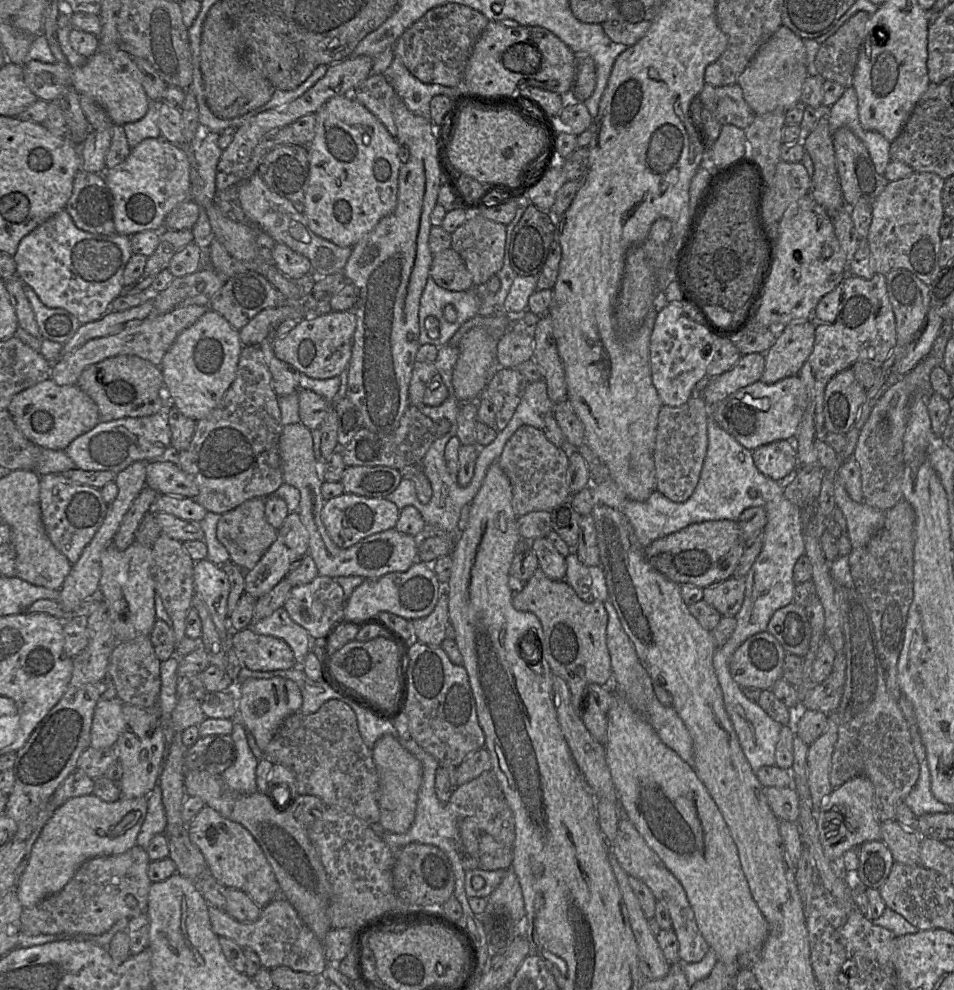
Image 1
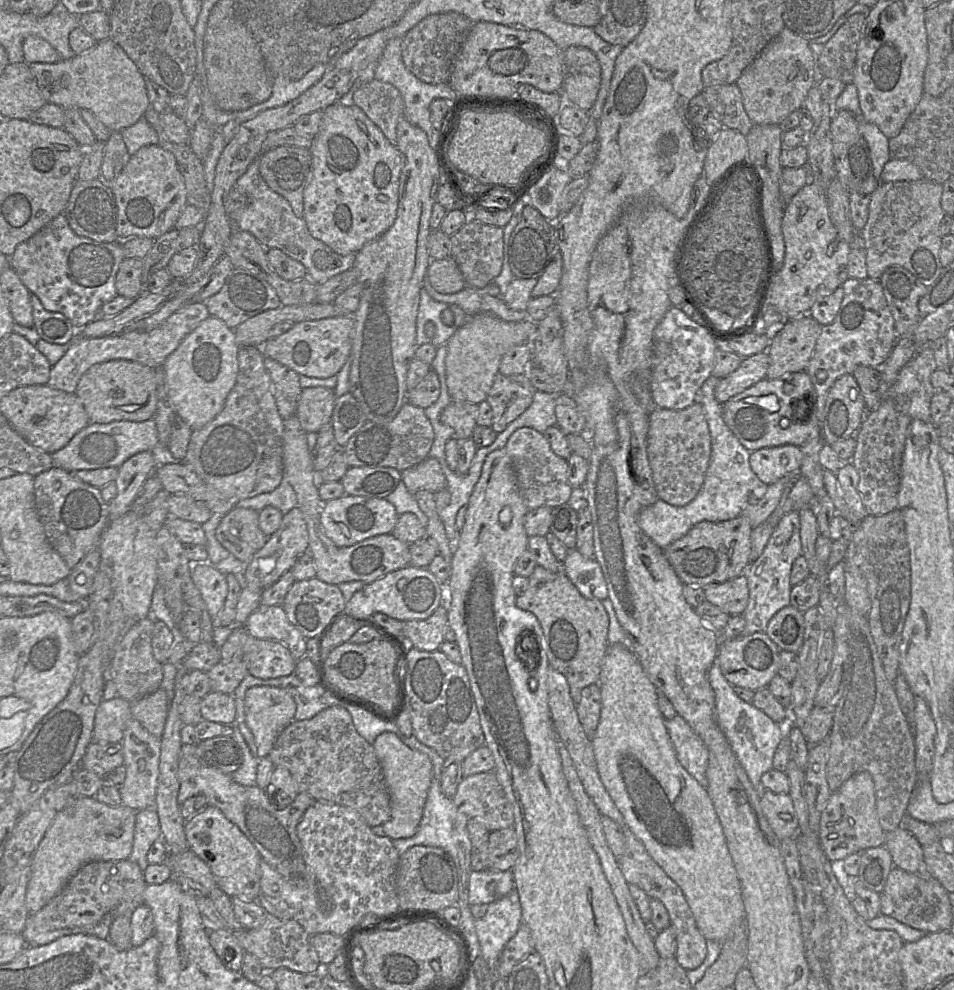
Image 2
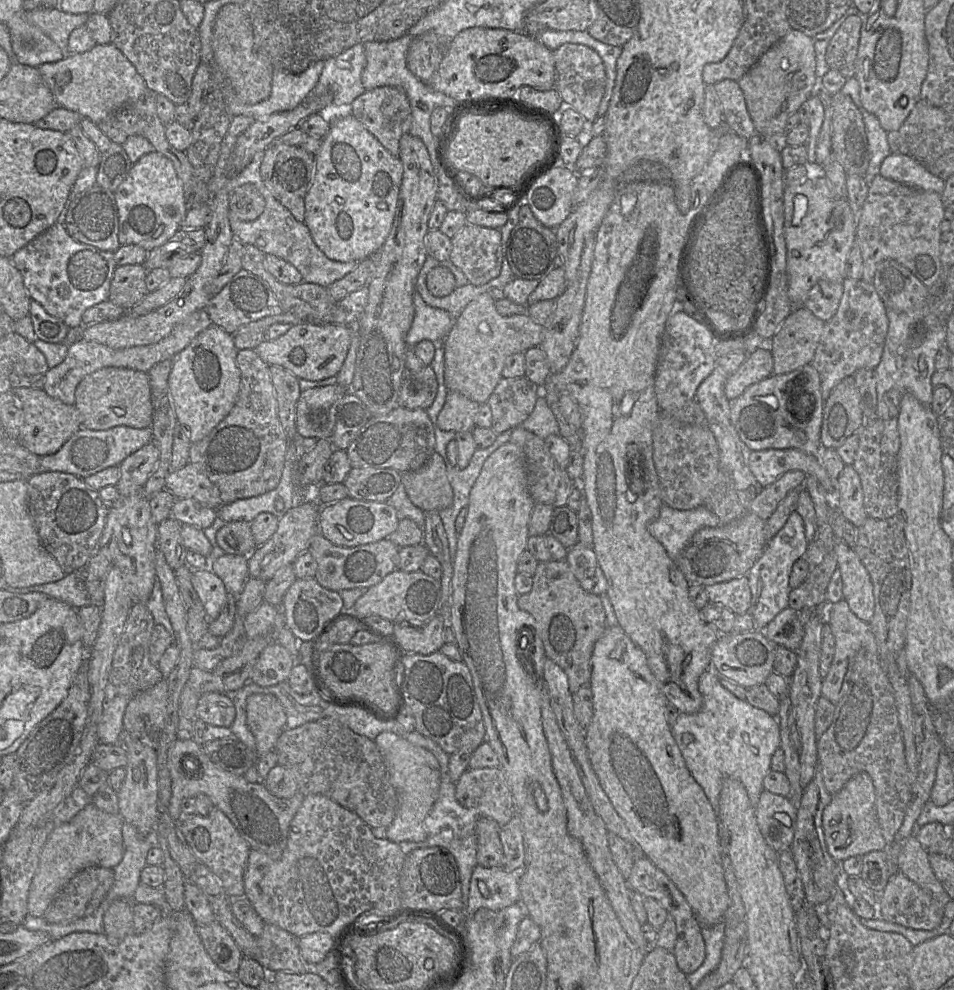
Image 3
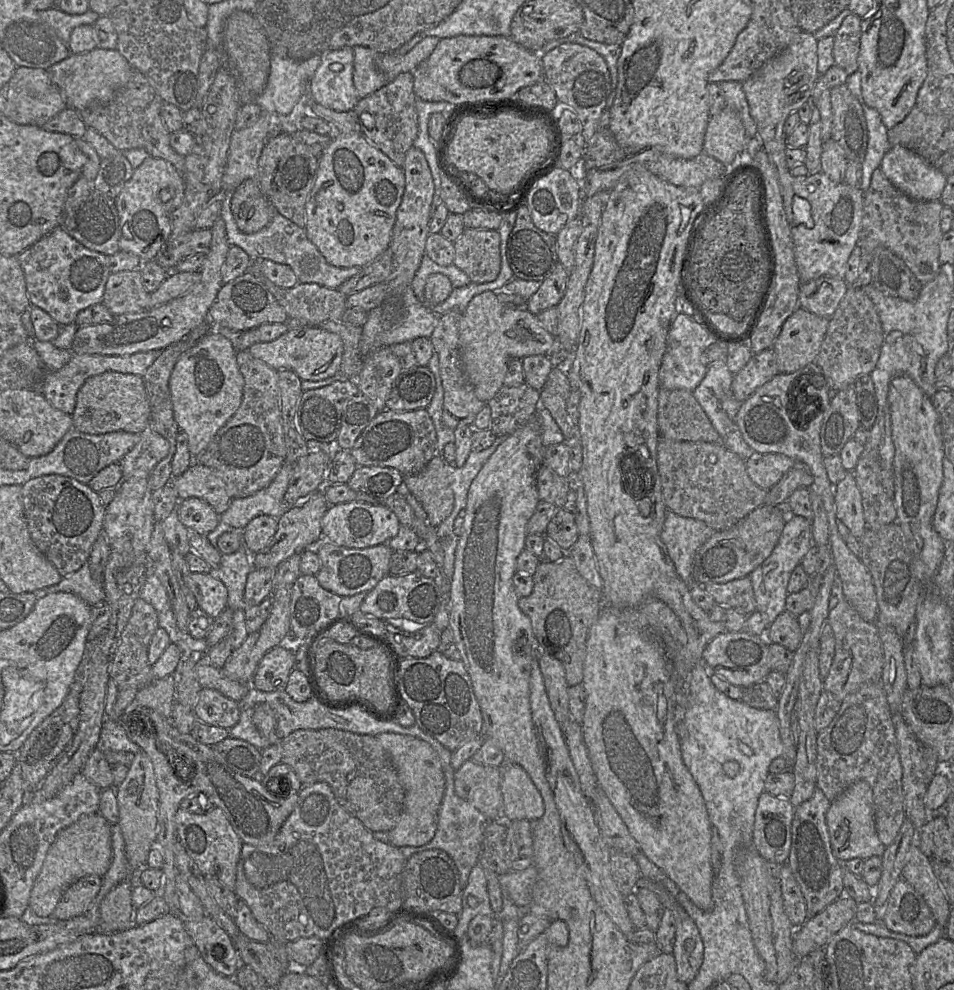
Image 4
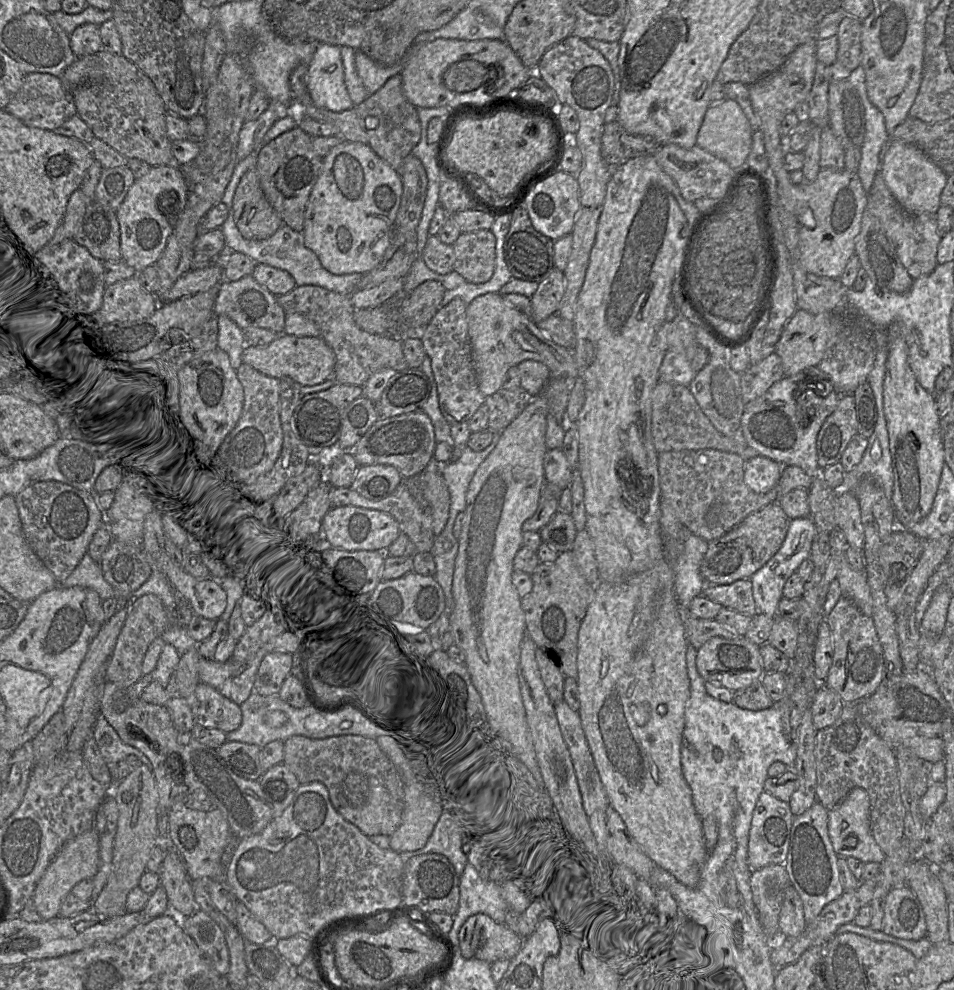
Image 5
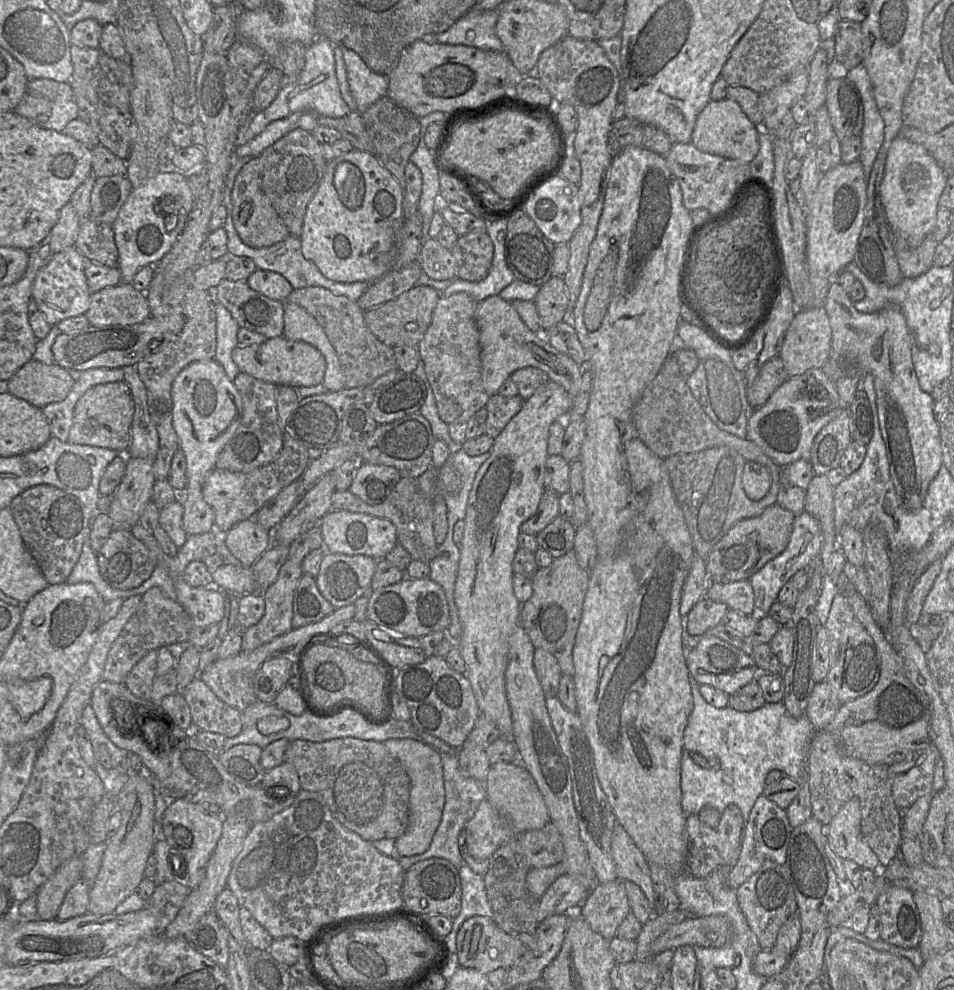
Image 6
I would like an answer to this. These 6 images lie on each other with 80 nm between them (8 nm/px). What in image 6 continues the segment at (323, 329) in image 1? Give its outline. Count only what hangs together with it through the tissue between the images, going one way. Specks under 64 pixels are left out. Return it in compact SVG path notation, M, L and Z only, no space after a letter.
M283 335L269 338L260 345L241 346L238 344L231 353L240 372L277 386L293 388L311 387L323 382L326 361L321 352L303 341L294 341Z

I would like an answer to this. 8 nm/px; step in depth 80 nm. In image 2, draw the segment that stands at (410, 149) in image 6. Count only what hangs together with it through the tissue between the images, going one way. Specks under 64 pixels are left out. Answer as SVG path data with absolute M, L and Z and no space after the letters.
M377 79L357 85L345 100L358 106L379 127L389 142L397 146L397 125L404 116L404 100L390 83Z

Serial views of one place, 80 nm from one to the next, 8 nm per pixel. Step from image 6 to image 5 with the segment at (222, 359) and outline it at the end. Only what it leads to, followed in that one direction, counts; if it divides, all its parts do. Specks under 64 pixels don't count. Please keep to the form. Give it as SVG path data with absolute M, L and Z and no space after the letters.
M224 315L217 316L217 322L217 348L228 354L231 367L237 370L242 364L242 352L246 346L243 331Z

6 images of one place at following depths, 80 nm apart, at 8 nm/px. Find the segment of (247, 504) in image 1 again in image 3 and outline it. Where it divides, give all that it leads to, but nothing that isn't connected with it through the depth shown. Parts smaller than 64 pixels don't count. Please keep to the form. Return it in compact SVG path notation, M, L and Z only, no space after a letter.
M227 522L216 533L218 546L227 554L248 556L257 546L251 532L251 522Z

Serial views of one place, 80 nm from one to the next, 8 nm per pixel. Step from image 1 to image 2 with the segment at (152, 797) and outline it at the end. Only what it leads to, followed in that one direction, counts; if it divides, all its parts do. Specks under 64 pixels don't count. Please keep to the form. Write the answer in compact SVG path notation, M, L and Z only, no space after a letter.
M156 806L139 811L136 815L134 841L129 860L144 872L149 862L147 855L154 842L162 837Z

